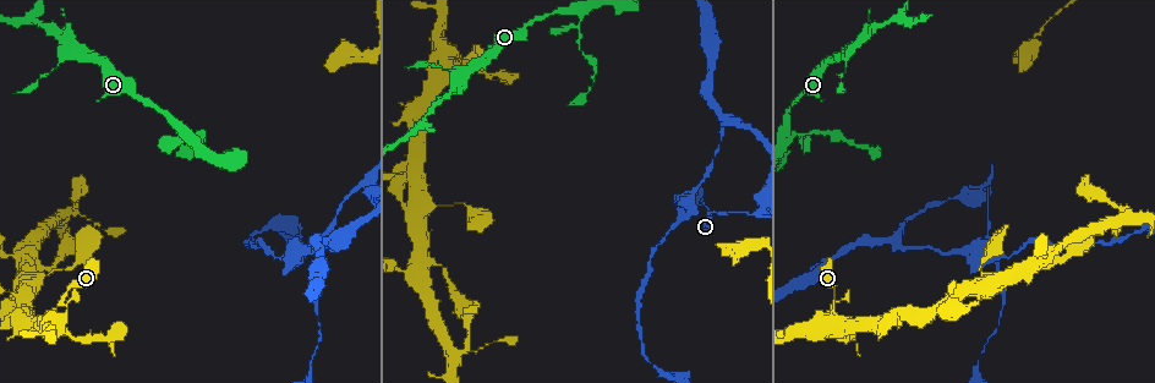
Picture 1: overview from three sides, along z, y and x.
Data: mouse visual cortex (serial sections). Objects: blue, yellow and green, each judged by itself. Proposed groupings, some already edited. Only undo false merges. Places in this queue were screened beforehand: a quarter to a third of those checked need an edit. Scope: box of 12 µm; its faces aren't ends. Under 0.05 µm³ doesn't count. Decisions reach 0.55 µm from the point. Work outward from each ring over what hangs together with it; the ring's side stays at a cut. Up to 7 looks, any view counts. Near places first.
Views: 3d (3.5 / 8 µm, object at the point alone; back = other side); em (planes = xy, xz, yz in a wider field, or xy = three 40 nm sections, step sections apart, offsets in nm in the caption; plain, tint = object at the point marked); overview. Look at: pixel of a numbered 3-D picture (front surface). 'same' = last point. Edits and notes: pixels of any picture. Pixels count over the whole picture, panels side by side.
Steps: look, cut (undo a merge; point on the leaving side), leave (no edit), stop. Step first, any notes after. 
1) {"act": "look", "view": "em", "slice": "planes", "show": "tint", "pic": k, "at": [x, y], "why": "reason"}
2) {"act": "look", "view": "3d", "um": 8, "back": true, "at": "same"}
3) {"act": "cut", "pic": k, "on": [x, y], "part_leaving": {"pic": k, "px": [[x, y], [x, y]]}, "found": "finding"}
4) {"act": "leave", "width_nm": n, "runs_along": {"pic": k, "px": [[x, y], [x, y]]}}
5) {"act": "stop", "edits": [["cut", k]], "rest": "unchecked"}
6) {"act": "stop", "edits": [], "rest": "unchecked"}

{"act": "look", "view": "em", "slice": "xy", "step": 1, "show": "tint", "pic": 1, "at": [15, 292], "why": "three arms meet"}

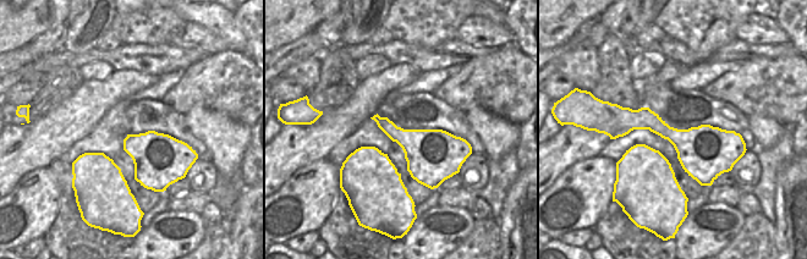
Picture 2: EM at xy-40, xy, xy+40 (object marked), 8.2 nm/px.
{"act": "look", "view": "3d", "um": 3.5, "at": "same", "why": "see where the arms go"}

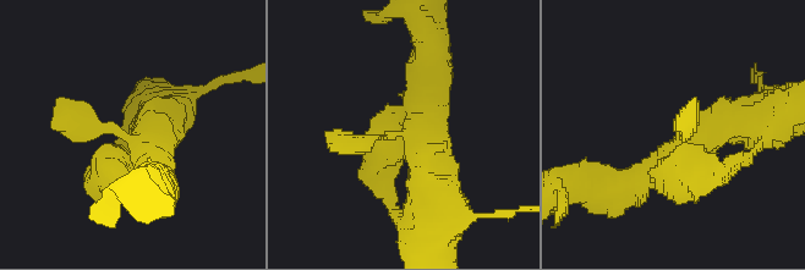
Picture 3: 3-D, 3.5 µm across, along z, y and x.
{"act": "leave", "arms": 3, "arm_widths_nm": [250, 350, 450], "runs_along": {"pic": 3, "px": [[153, 177], [149, 150], [71, 102]]}, "found": "all the same cell"}

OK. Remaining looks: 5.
{"act": "look", "view": "3d", "um": 3.5, "pic": 1, "at": [495, 75], "why": "narrows sharply"}

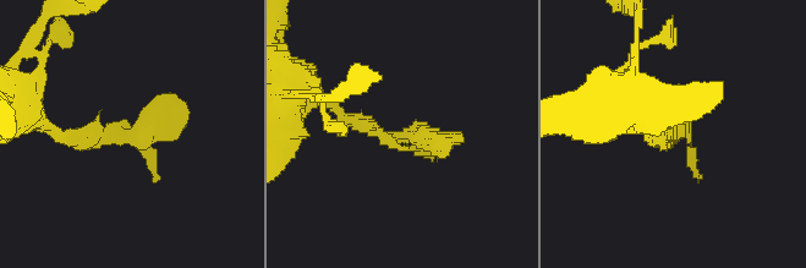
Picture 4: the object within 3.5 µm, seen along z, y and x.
{"act": "look", "view": "em", "slice": "xy", "step": 3, "show": "tint", "pic": 4, "at": [127, 138]}

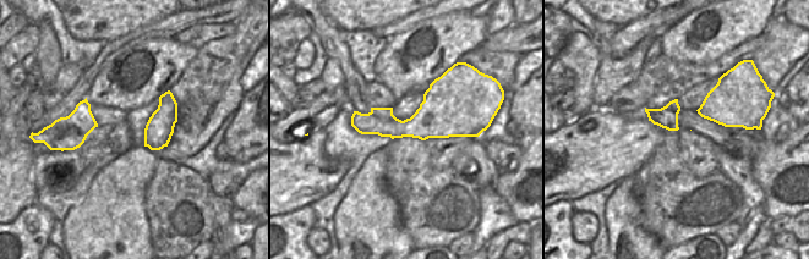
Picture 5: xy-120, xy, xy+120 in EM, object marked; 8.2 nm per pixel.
{"act": "leave", "runs_along": {"pic": 4, "px": [[332, 107], [388, 138], [462, 142]]}, "found": "continuous, no second cell"}

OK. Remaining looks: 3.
{"act": "look", "view": "em", "slice": "planes", "show": "tint", "pic": 1, "at": [799, 140], "why": "sharp bend"}

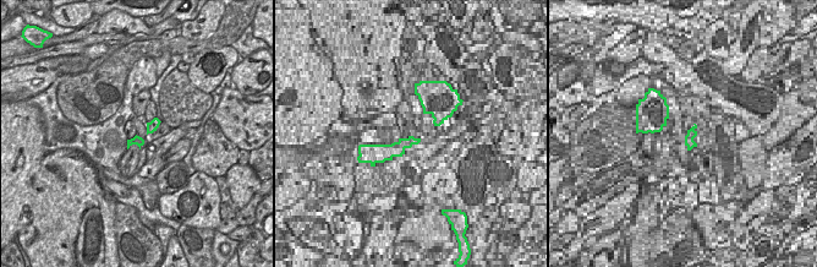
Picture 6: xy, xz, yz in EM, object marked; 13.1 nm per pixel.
{"act": "look", "view": "3d", "um": 3.5, "at": "same"}

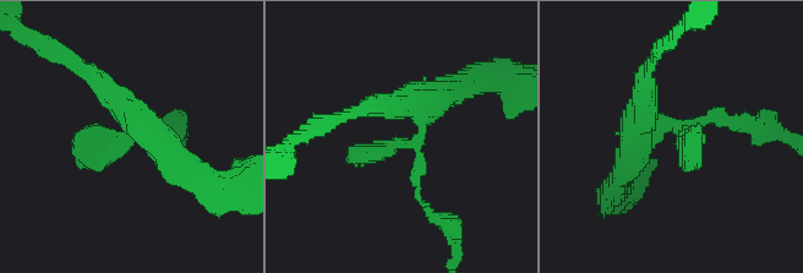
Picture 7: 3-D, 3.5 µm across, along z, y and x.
{"act": "leave", "runs_along": {"pic": 7, "px": [[645, 104], [702, 164]]}, "found": "continuous, no second cell"}

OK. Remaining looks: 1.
{"act": "stop", "edits": [], "rest": "unchecked"}

